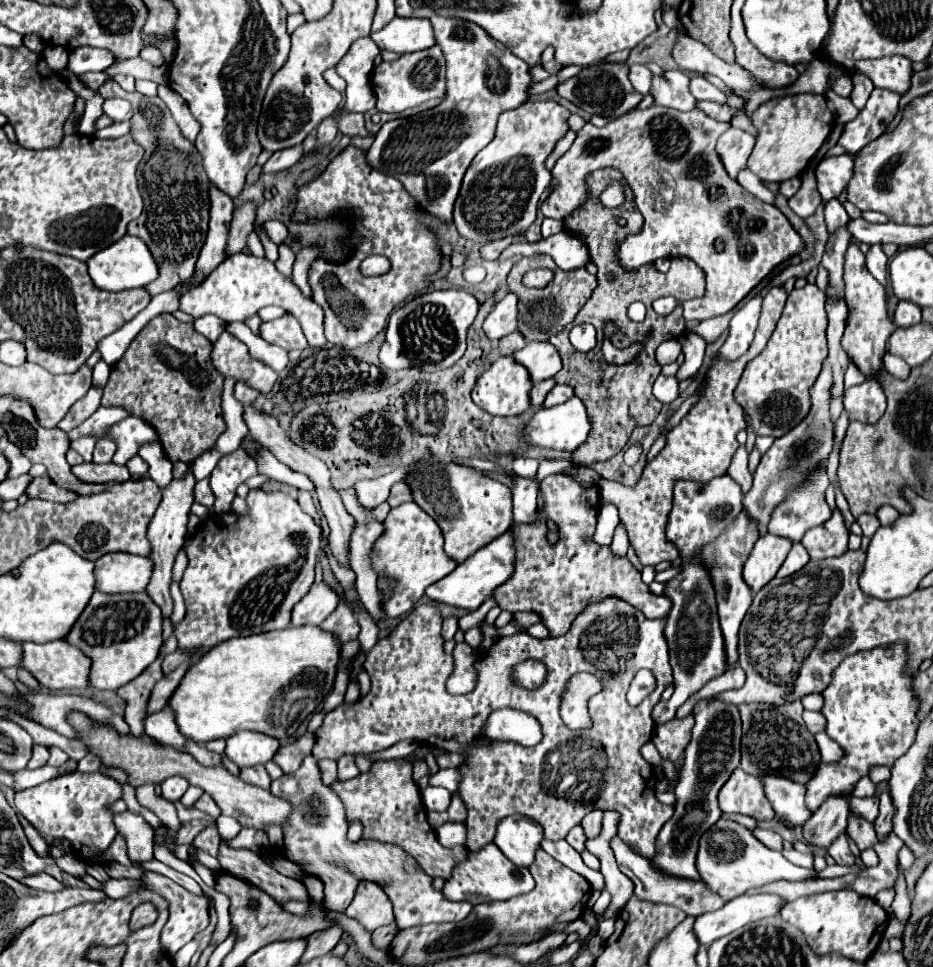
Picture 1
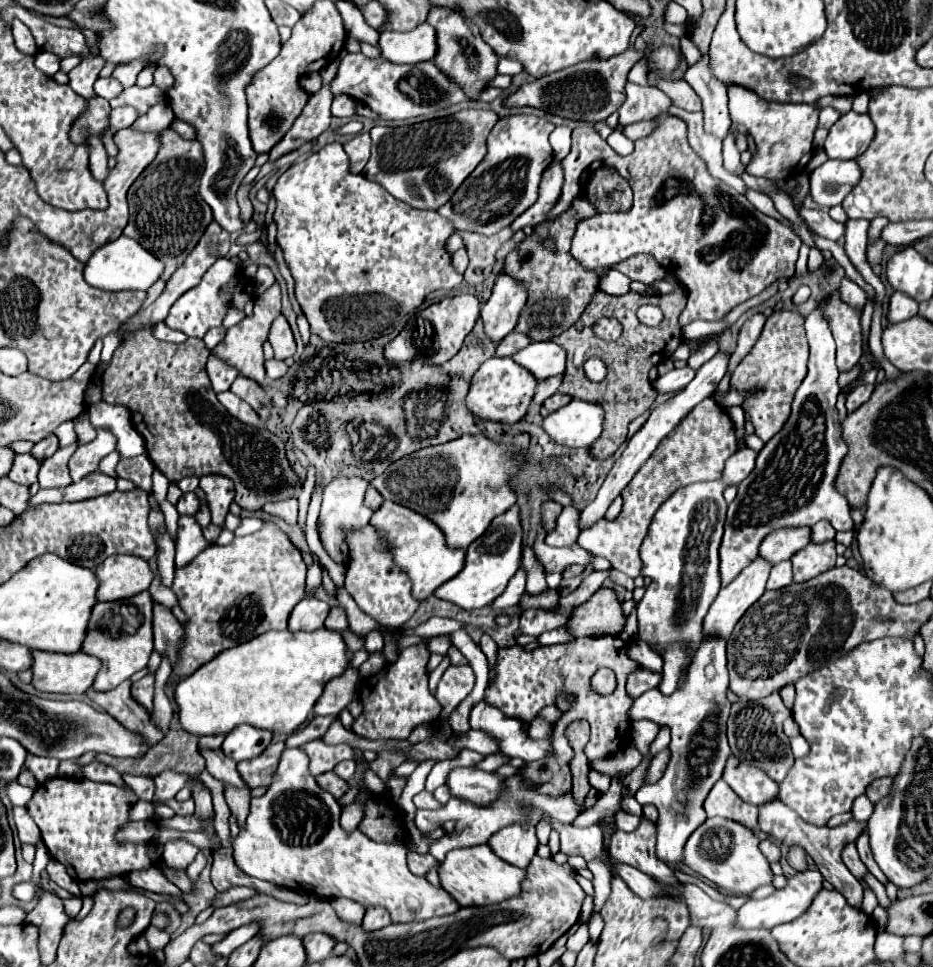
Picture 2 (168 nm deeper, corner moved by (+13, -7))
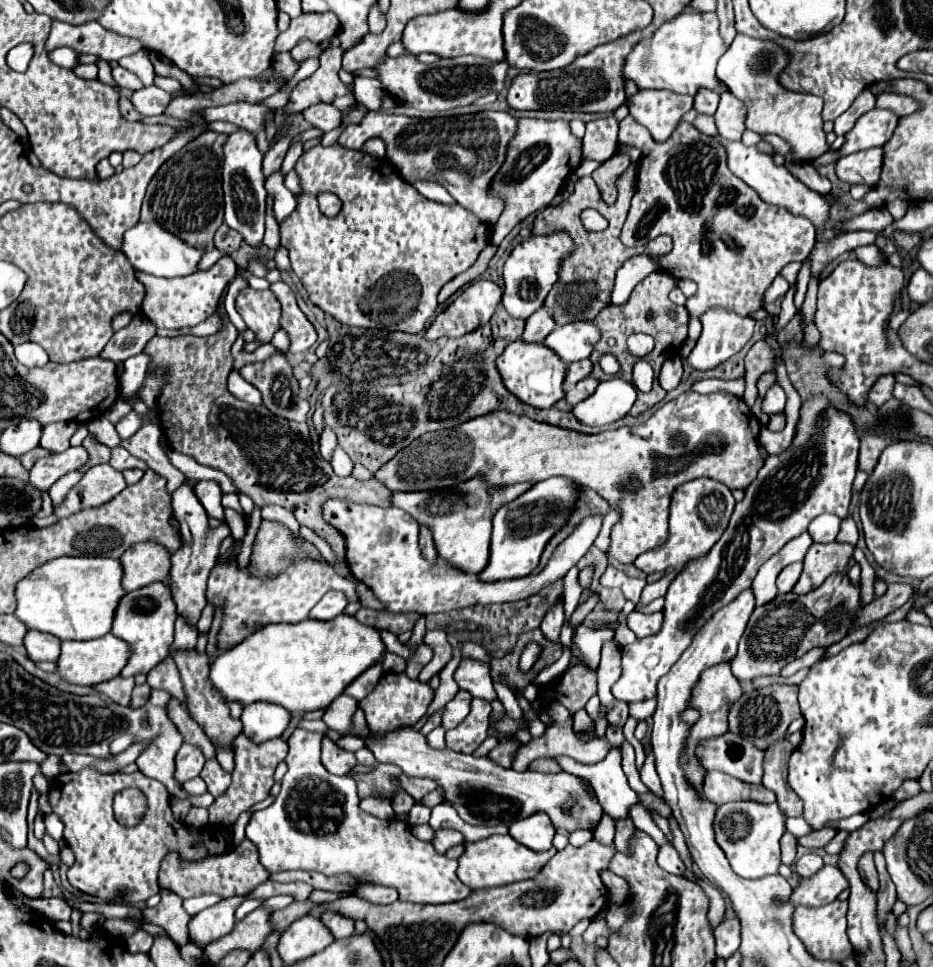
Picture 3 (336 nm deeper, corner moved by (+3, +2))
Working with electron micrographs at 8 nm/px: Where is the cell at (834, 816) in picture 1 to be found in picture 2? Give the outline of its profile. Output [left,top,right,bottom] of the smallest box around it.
[787,846,807,870]

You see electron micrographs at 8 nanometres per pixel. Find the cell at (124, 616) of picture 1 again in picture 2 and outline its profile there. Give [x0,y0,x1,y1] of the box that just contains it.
[81,592,153,692]

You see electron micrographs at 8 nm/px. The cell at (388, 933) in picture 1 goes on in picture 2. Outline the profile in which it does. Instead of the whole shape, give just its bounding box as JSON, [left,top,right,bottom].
[363,908,391,932]

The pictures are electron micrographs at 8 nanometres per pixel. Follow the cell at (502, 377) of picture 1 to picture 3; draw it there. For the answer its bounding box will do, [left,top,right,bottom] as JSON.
[497,339,567,409]

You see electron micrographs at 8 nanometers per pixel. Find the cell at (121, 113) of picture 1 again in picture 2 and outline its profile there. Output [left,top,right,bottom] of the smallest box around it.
[109,106,137,132]

